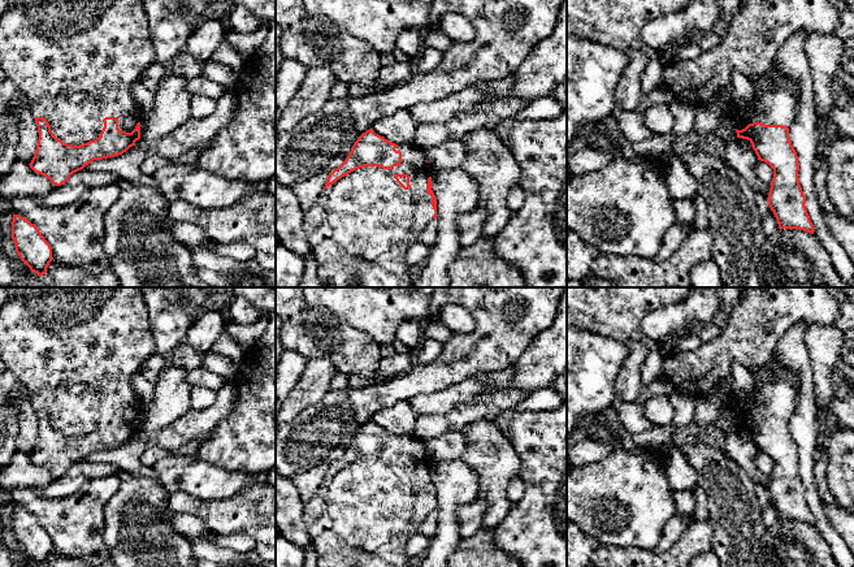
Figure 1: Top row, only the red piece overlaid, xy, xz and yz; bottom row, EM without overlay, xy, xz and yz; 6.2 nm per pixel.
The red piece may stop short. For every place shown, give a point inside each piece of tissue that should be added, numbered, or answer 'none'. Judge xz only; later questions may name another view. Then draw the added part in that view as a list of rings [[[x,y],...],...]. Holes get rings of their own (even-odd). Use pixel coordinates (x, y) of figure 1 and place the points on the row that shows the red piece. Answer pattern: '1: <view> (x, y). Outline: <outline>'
1: xz (360, 228). Outline: [[[400,144],[395,150],[402,152],[399,165],[393,169],[364,166],[348,173],[326,187],[304,213],[303,229],[312,256],[329,287],[411,287],[413,284],[406,255],[435,213],[426,192],[434,169],[415,144]],[[395,174],[408,174],[411,187],[404,190]]]

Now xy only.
1: xy (76, 61). Outline: [[[16,0],[16,5],[9,8],[0,21],[0,68],[27,98],[34,117],[45,118],[53,135],[68,144],[79,146],[99,138],[104,127],[103,120],[105,117],[117,117],[118,129],[121,131],[131,133],[143,117],[133,98],[131,86],[155,61],[156,52],[152,46],[148,18],[142,5],[142,0]]]

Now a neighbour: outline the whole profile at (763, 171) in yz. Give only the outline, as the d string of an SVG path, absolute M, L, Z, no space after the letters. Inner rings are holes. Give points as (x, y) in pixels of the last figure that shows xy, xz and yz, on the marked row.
M758 160L754 165L754 172L760 182L771 183L773 178L773 169L767 163Z

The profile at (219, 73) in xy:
M212 60L203 62L201 75L214 83L221 85L229 91L234 91L234 86L238 79L237 72L221 62L216 62Z

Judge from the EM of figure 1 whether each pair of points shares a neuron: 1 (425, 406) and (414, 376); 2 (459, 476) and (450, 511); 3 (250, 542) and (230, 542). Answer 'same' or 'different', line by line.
1: different
2: same
3: same

